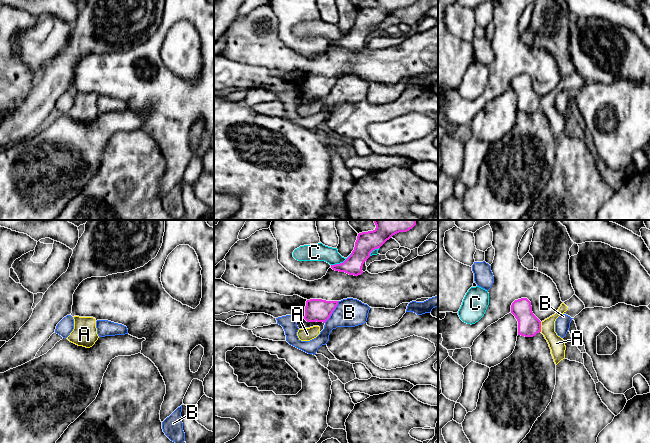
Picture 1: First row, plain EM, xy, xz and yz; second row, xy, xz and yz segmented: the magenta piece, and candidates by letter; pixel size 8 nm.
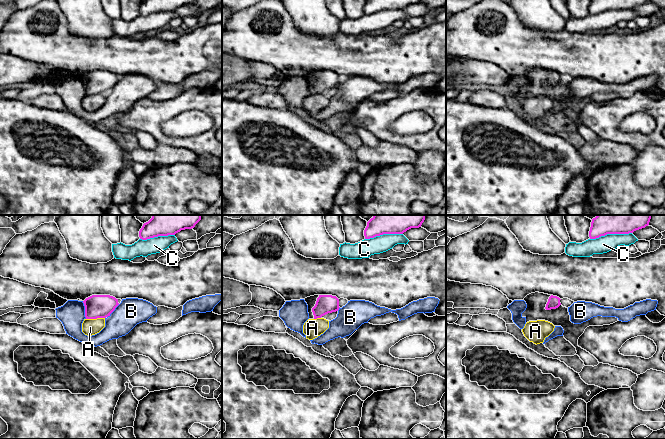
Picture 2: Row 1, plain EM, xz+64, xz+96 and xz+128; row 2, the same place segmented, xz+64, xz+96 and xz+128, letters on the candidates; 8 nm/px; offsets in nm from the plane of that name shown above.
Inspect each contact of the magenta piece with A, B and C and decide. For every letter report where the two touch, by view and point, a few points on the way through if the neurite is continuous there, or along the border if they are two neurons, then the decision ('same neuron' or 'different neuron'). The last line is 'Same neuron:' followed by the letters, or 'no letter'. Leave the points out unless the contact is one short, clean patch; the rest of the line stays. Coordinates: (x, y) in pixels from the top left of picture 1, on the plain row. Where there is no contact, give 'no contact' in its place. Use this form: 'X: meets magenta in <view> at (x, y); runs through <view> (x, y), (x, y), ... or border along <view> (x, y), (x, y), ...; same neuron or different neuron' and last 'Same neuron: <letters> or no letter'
A: meets magenta in yz at (540, 103); different neuron
B: meets magenta in xz at (332, 88); different neuron
C: meets magenta in xz at (341, 39); different neuron
Same neuron: no letter

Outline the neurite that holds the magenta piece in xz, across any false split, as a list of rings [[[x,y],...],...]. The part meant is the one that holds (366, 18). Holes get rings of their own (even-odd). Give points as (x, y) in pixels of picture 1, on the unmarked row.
[[[375,0],[373,7],[362,8],[357,12],[351,31],[340,40],[331,41],[335,47],[358,52],[363,49],[362,43],[370,29],[380,24],[387,16],[399,8],[407,8],[416,0]]]

